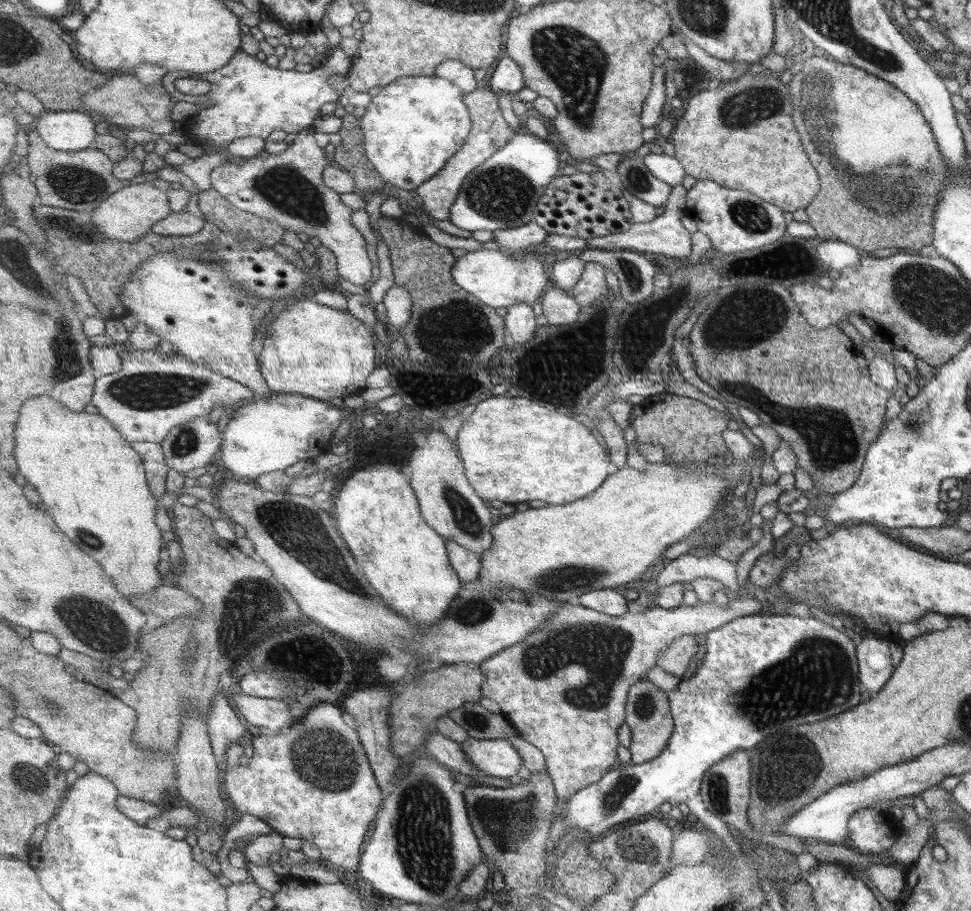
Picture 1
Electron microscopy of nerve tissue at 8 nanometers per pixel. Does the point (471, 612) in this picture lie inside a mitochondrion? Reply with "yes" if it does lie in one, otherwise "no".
yes

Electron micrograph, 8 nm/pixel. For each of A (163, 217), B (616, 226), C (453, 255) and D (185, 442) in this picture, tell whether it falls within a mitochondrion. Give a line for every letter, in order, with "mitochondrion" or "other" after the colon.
A: other
B: other
C: other
D: mitochondrion

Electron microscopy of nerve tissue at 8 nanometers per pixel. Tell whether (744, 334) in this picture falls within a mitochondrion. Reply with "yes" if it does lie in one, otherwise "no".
yes

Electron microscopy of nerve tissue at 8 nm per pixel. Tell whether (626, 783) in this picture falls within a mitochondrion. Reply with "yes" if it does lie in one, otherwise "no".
yes

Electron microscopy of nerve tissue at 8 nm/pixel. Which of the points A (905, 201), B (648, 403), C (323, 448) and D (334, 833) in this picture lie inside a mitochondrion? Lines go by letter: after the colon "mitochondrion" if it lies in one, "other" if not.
A: mitochondrion
B: other
C: other
D: other

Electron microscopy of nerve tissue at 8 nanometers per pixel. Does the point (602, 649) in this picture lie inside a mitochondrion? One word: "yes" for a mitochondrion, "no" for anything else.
yes

